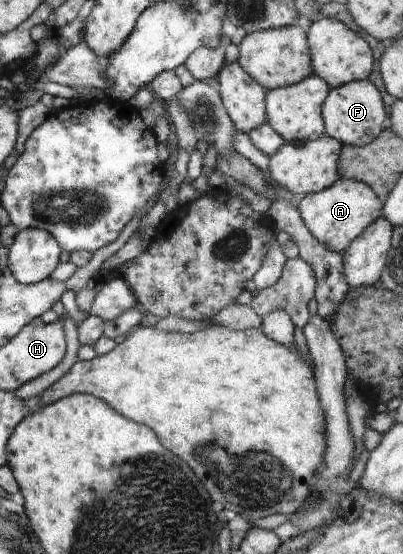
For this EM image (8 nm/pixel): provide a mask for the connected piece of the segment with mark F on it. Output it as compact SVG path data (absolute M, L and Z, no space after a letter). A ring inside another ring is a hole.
M369 79L353 81L337 88L332 88L324 100L322 117L326 133L343 145L362 147L375 140L384 129L387 112L383 106L381 94Z

